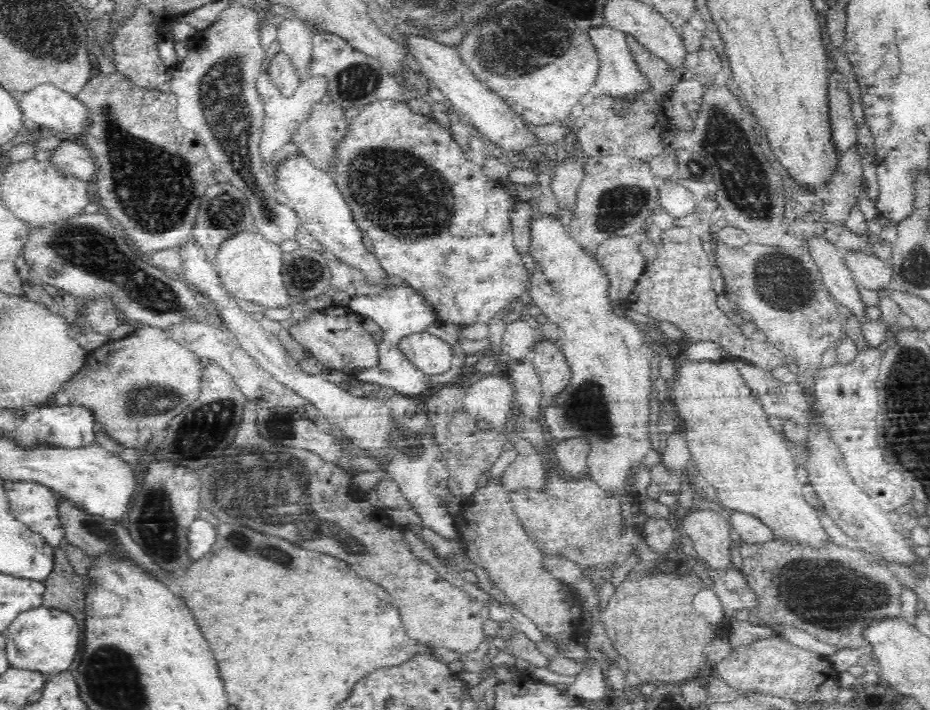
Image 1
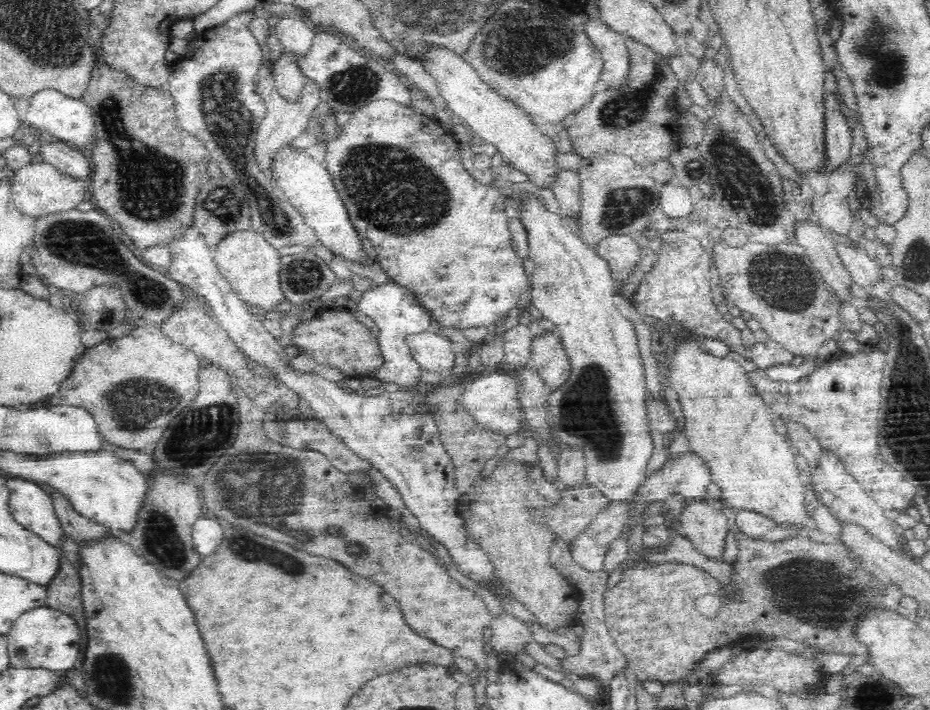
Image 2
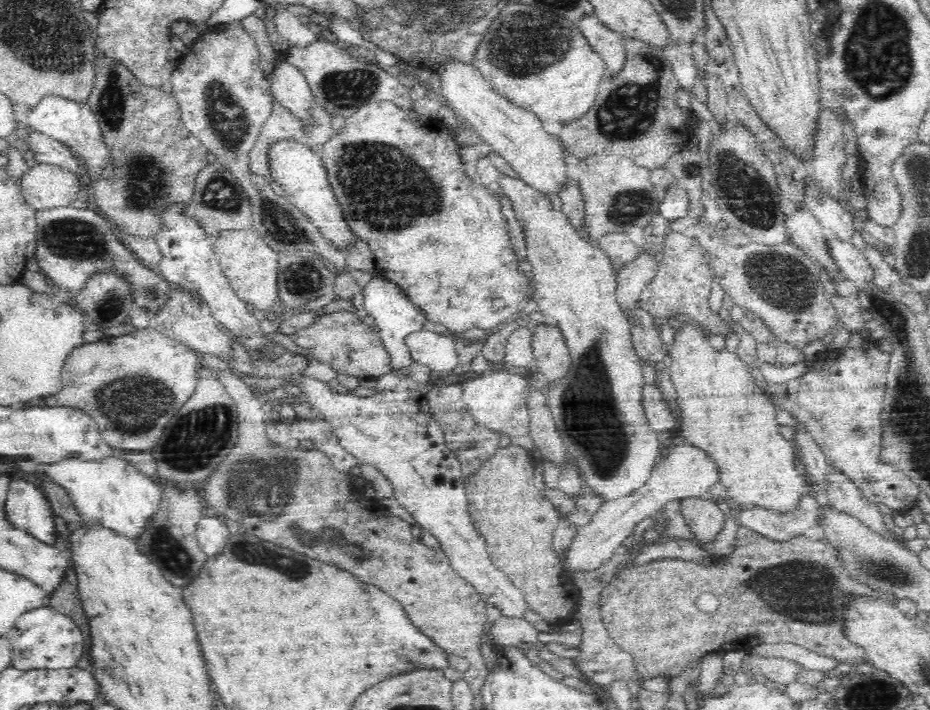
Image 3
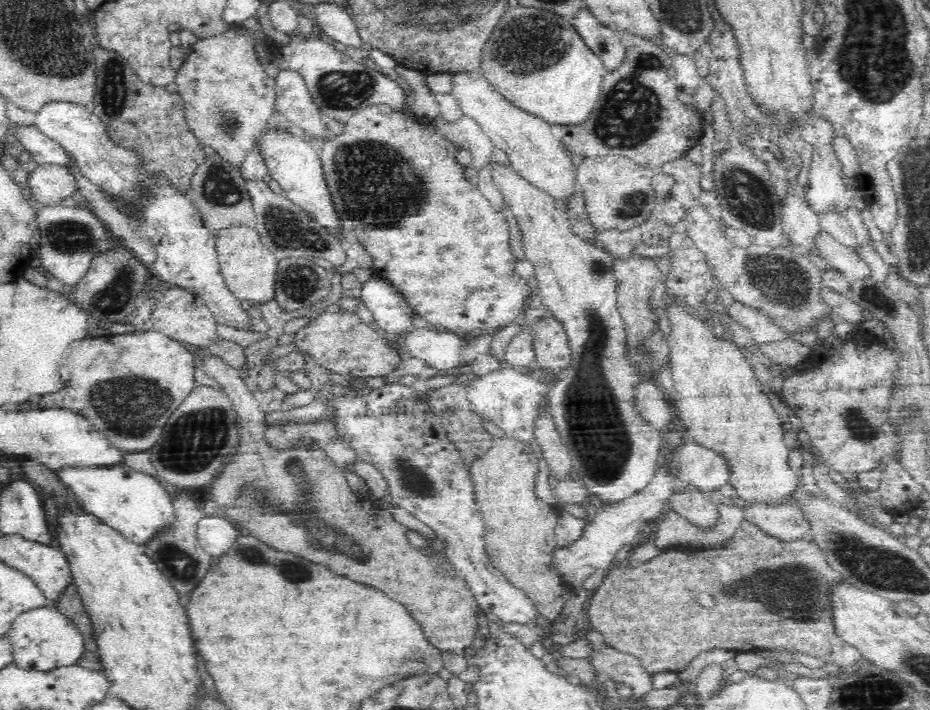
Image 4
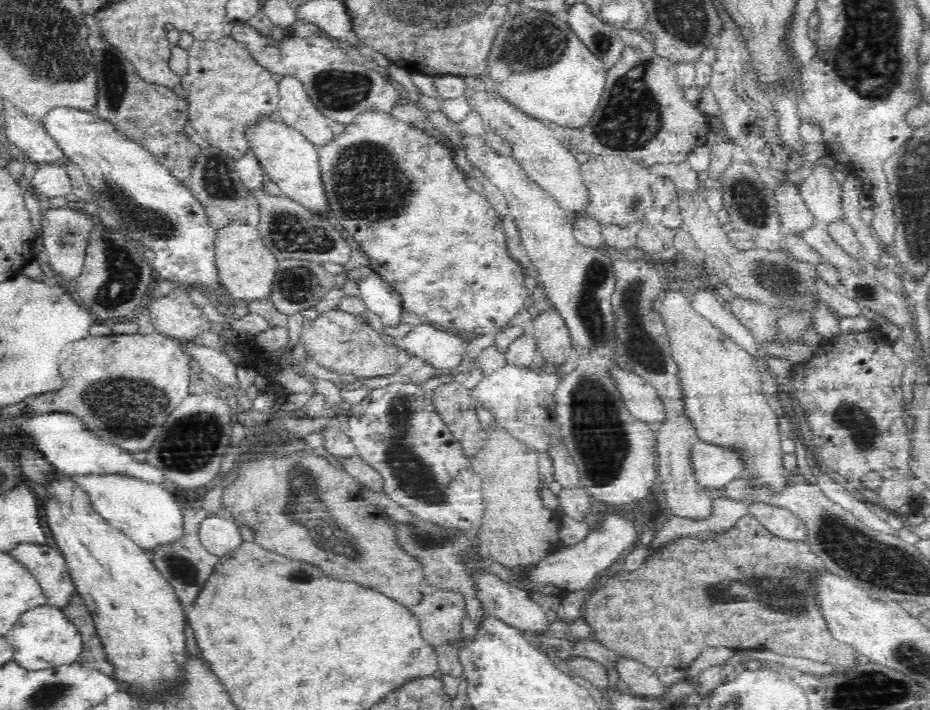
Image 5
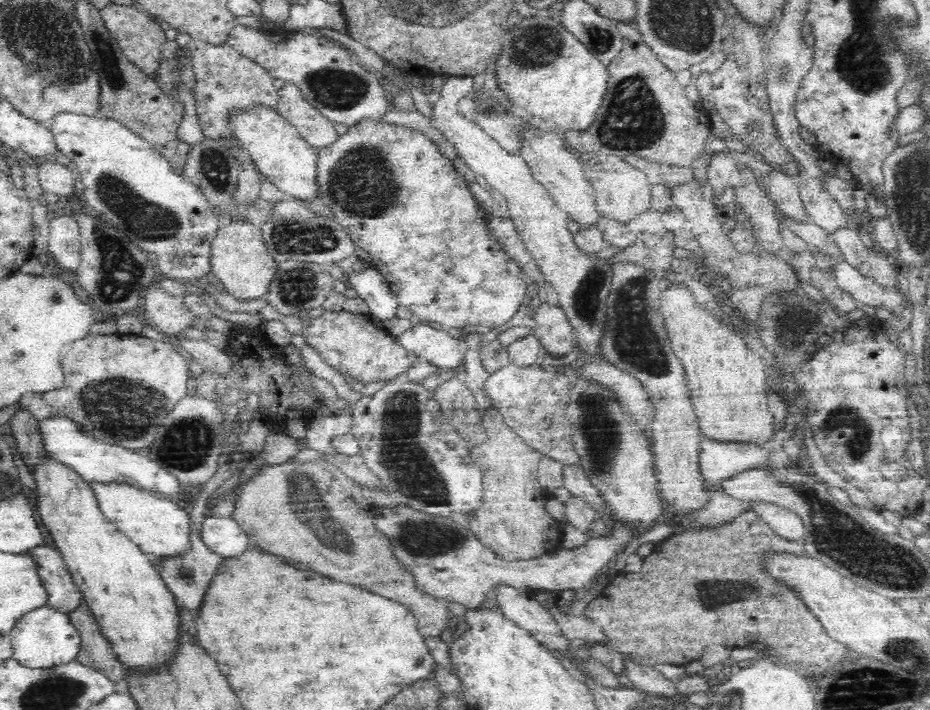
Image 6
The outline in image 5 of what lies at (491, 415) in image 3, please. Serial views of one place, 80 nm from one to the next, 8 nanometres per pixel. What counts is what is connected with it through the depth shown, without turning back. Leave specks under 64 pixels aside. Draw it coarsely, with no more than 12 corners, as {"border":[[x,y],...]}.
{"border":[[507,364],[471,390],[538,452],[556,435],[560,376]]}

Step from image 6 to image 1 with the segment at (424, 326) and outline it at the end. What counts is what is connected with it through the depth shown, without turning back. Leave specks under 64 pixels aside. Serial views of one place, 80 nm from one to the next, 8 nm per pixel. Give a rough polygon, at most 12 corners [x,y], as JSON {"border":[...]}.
{"border":[[423,331],[397,349],[426,377],[451,368],[452,346]]}

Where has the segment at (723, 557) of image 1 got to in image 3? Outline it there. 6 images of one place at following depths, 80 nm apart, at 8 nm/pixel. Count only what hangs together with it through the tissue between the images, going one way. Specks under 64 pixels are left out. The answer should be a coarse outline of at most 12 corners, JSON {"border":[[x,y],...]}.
{"border":[[680,499],[679,509],[698,547],[724,528],[724,503]]}

